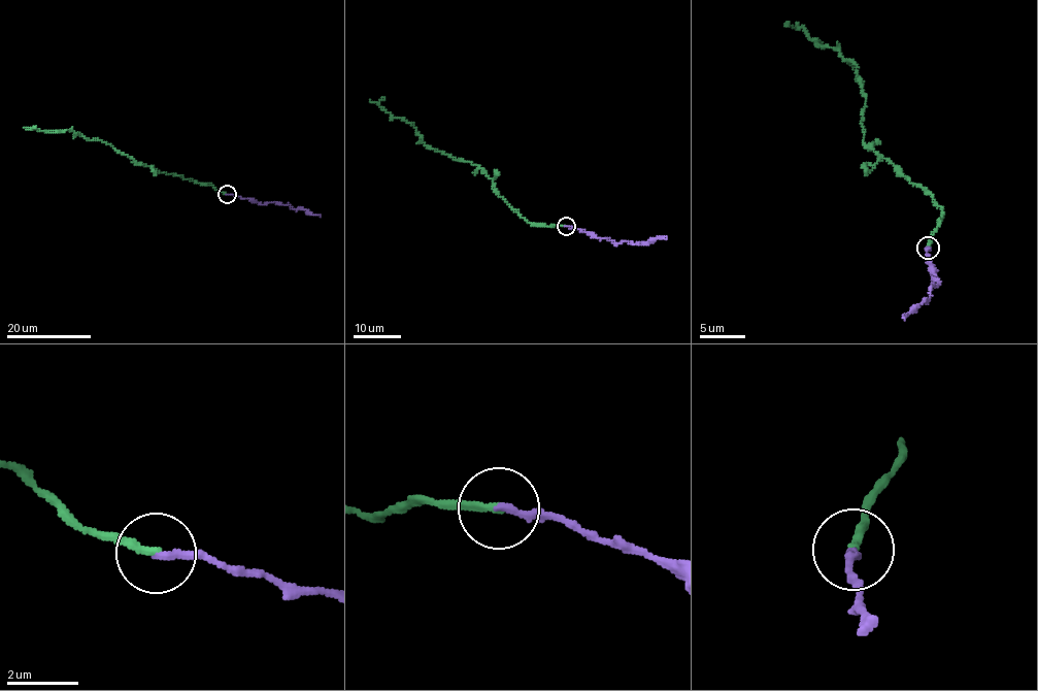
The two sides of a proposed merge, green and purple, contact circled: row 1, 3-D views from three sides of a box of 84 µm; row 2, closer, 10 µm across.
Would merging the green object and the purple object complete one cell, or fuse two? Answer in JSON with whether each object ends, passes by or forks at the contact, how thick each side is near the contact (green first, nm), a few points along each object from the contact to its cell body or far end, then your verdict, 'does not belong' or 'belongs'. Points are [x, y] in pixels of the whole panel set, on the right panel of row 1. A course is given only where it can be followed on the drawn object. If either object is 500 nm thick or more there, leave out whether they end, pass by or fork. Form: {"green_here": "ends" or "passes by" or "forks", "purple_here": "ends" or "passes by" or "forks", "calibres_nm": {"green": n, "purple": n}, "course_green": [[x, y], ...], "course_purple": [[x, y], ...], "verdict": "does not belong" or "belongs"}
{"green_here": "ends", "purple_here": "ends", "calibres_nm": {"green": 240, "purple": 240}, "course_green": [[927, 247], [942, 211], [931, 194], [863, 140], [866, 98], [857, 67], [835, 47], [810, 39], [796, 23]], "course_purple": [[927, 247], [934, 280], [932, 282], [938, 282], [929, 288], [928, 301], [922, 302], [904, 318]], "verdict": "belongs"}

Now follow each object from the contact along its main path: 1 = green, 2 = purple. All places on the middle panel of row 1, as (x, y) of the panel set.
1: (566, 225), (530, 224), (499, 196), (494, 182), (479, 166), (426, 146), (412, 125), (392, 117), (369, 100)
2: (566, 225), (614, 243), (648, 242), (667, 238)

